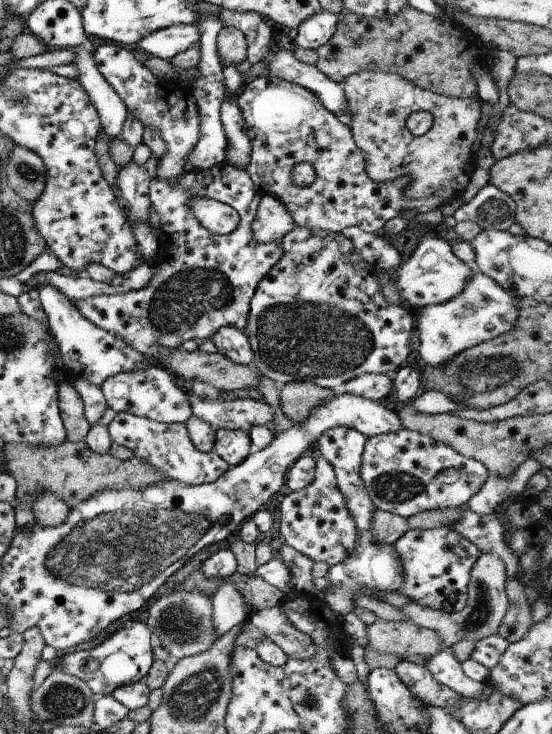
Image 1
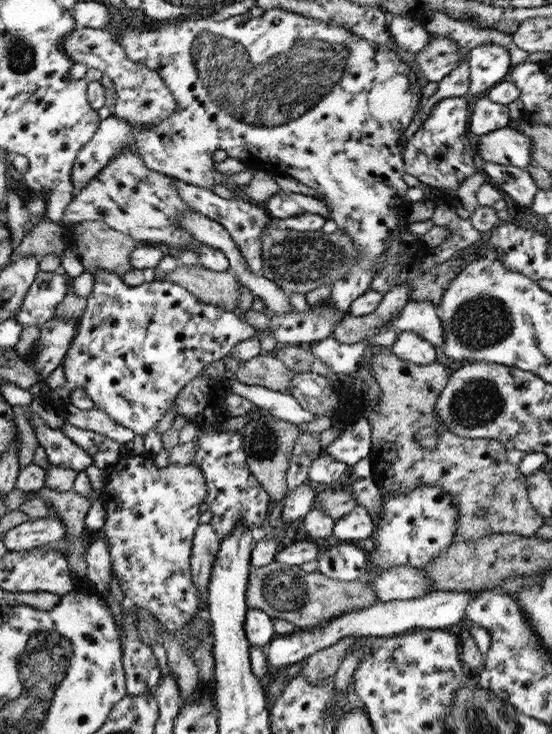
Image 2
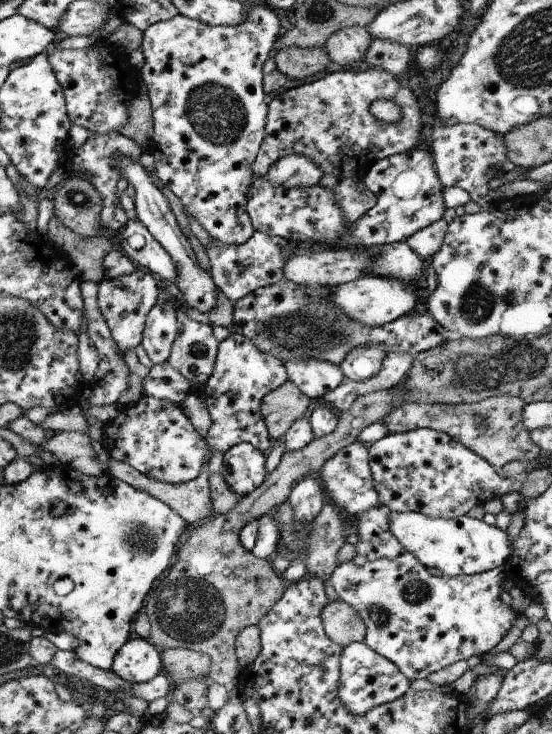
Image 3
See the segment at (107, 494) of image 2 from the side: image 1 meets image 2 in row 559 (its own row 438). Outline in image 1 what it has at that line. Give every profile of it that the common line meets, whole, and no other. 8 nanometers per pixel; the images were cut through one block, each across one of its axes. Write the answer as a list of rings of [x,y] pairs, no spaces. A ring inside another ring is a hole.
[[[118,412],[115,413],[113,420],[106,428],[109,438],[115,444],[129,448],[135,458],[149,464],[157,472],[165,474],[167,478],[183,485],[215,482],[229,468],[228,464],[223,462],[213,450],[209,452],[197,450],[187,436],[186,426],[181,423],[163,424],[133,416],[129,412]]]

